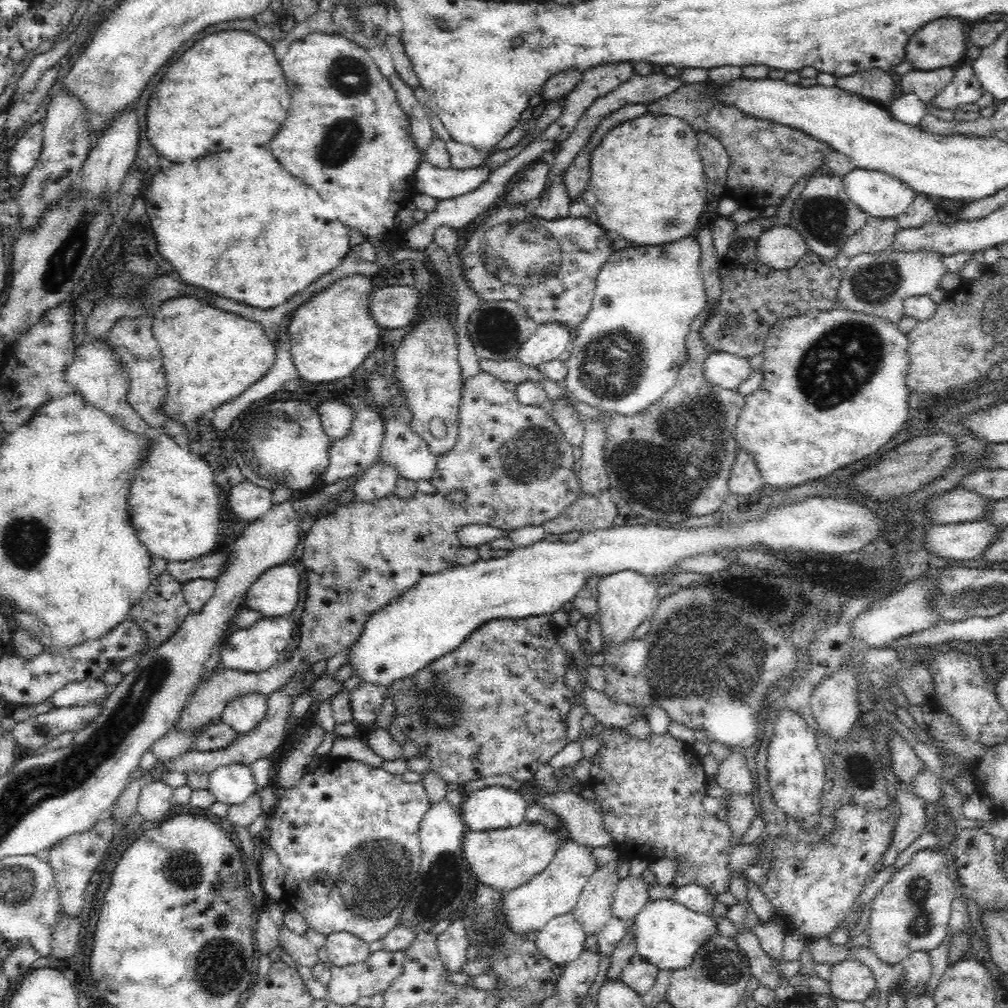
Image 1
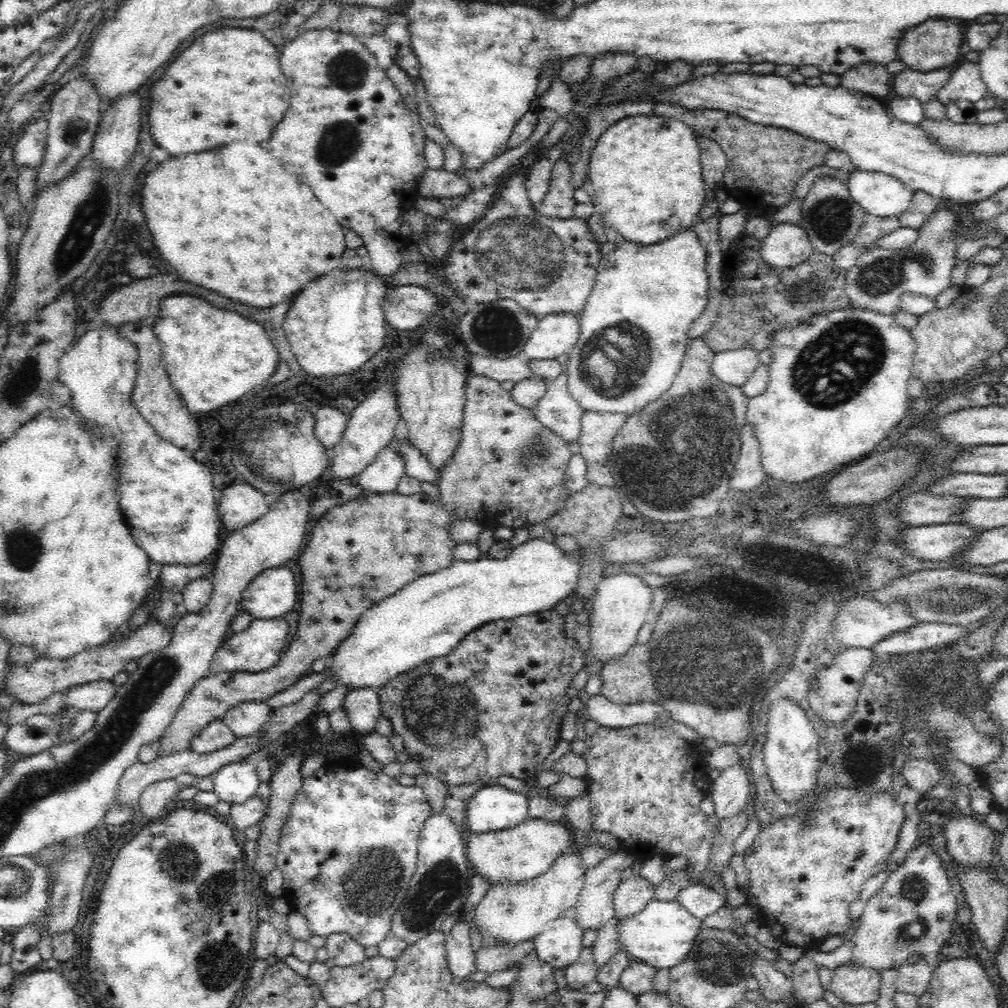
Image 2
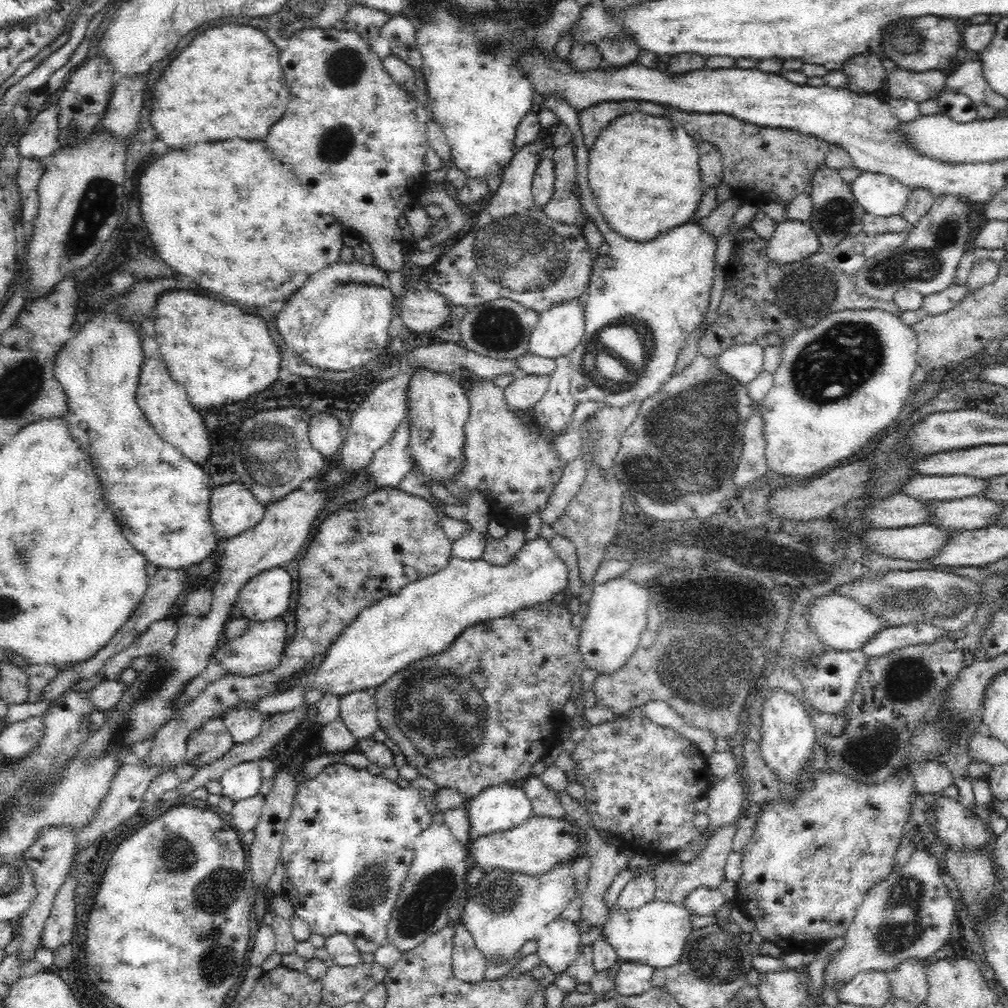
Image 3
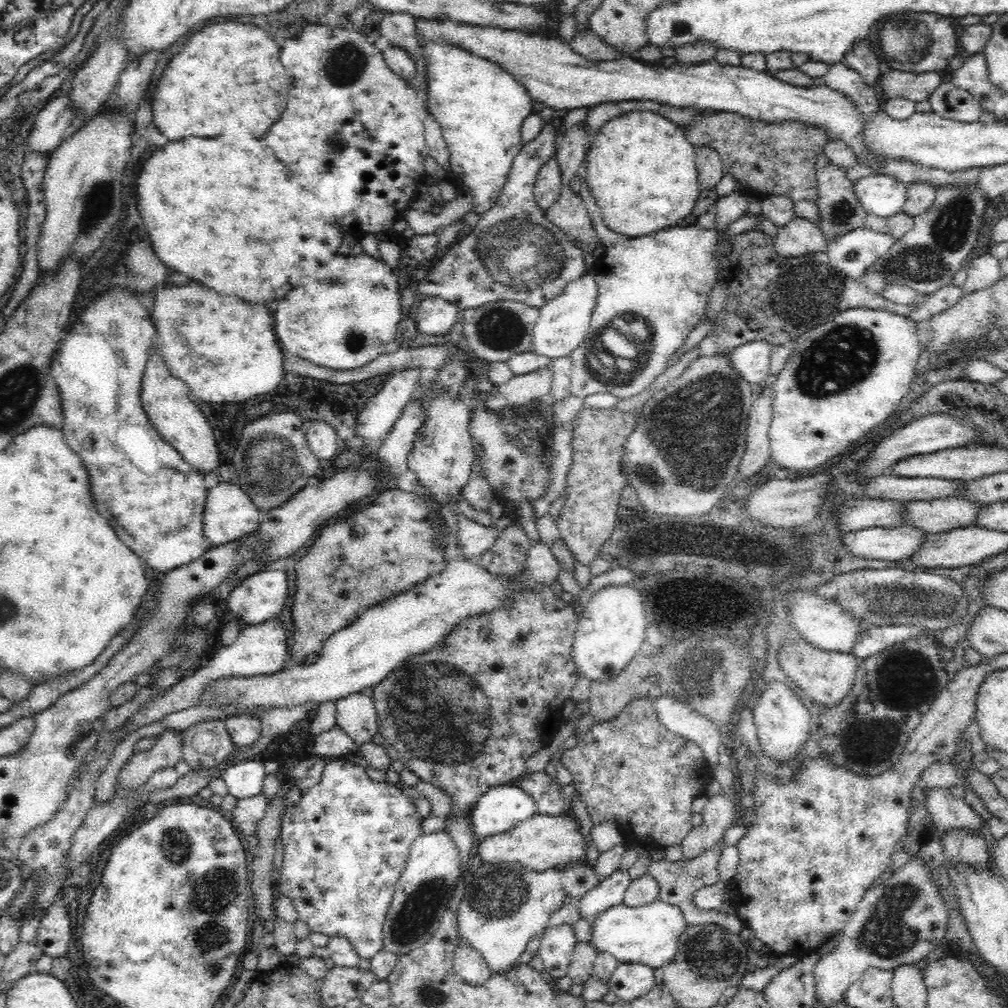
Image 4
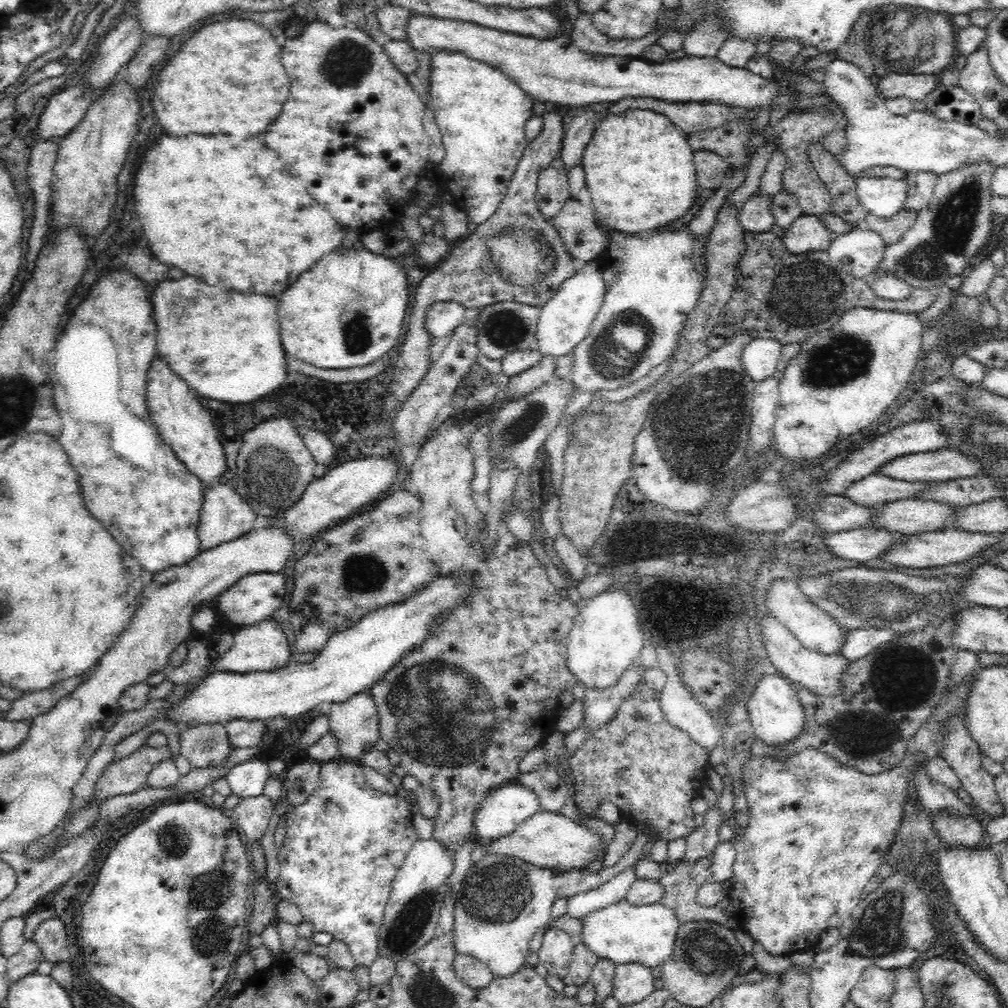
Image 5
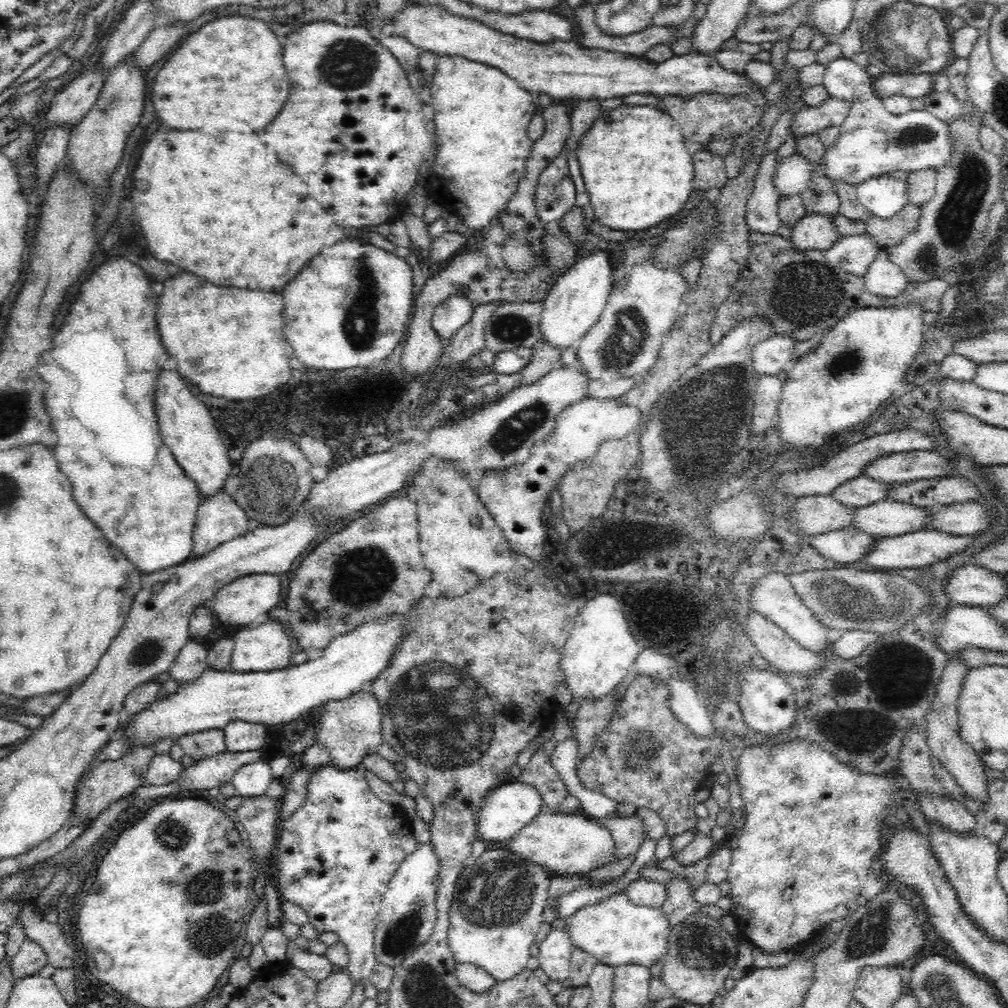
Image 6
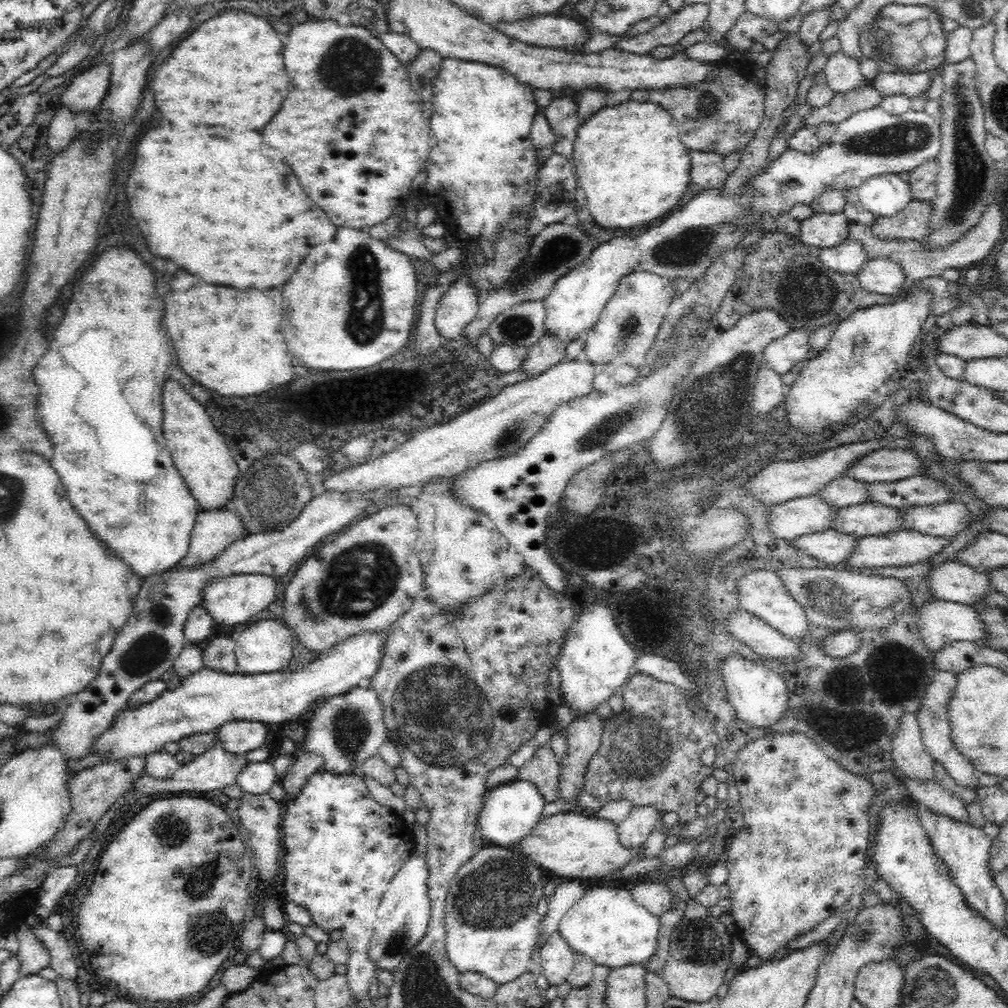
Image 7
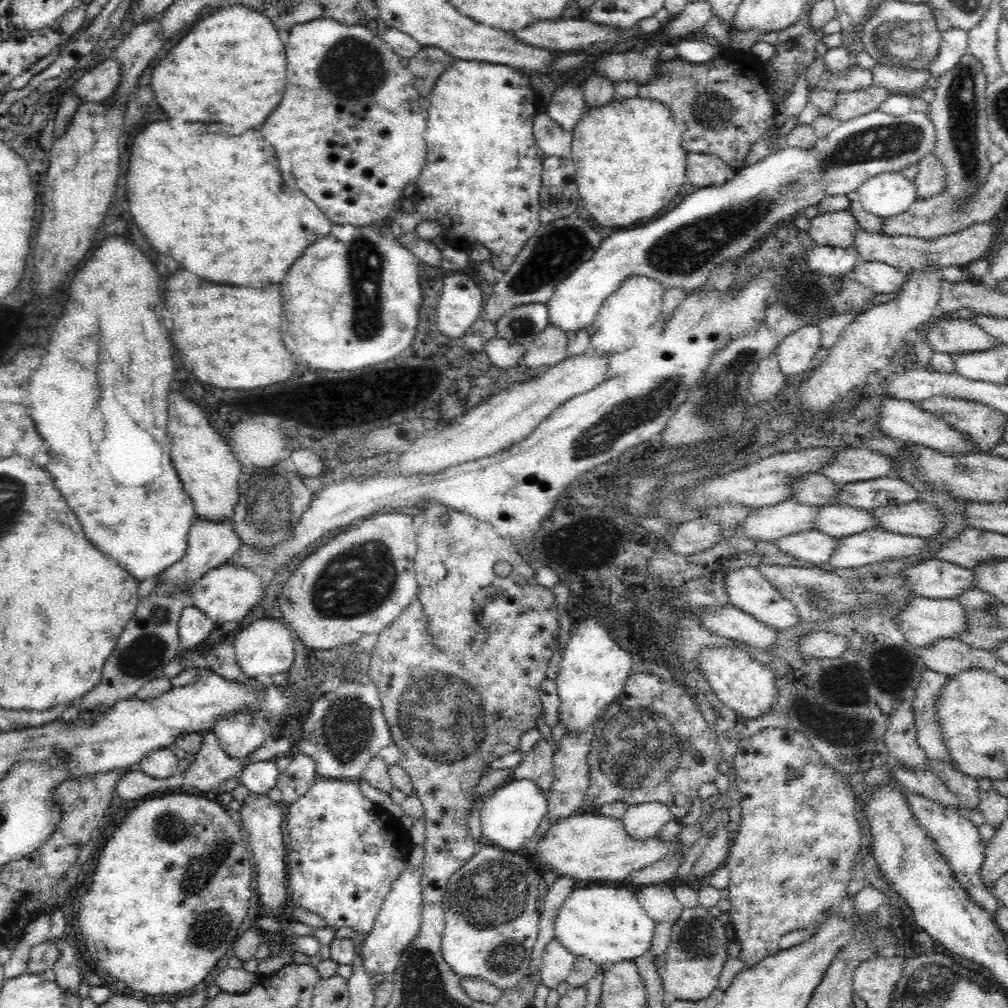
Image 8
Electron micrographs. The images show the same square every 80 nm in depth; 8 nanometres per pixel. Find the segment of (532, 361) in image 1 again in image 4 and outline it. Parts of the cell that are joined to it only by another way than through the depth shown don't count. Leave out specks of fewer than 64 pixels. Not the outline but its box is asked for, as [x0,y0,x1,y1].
[531,270,598,359]

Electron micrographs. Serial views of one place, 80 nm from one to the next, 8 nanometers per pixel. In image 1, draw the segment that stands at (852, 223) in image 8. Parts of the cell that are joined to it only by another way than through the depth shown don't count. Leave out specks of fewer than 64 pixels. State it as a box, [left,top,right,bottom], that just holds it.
[756,224,809,270]

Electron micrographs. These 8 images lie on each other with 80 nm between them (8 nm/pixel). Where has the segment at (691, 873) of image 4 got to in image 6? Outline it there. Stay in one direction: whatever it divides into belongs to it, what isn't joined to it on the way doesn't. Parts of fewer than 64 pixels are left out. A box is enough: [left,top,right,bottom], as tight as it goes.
[662,877,725,930]

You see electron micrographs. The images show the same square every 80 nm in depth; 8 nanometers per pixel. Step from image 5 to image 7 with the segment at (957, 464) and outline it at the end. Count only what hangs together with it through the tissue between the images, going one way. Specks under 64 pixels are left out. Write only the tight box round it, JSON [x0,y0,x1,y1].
[842,448,924,482]

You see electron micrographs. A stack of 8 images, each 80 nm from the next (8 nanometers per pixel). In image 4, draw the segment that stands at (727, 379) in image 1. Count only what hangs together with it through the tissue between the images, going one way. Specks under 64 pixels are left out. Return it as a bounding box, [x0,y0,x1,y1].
[731,340,774,386]

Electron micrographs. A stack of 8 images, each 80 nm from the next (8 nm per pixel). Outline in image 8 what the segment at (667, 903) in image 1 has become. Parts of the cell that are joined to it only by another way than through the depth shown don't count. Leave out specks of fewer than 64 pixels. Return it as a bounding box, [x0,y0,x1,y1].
[553,884,655,967]

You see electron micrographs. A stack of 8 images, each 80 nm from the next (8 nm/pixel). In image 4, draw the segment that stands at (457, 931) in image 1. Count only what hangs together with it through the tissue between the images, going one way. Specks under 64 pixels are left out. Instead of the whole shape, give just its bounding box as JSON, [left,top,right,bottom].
[453,941,493,987]

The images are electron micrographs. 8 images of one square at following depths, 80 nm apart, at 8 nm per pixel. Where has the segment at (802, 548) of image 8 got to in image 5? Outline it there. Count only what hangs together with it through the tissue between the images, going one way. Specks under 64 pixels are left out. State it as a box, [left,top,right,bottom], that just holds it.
[822,526,905,564]

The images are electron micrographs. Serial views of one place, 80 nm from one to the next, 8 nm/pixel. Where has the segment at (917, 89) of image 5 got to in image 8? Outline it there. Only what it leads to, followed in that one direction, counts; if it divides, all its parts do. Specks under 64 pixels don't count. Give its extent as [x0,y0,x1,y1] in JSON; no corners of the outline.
[871,64,931,92]

